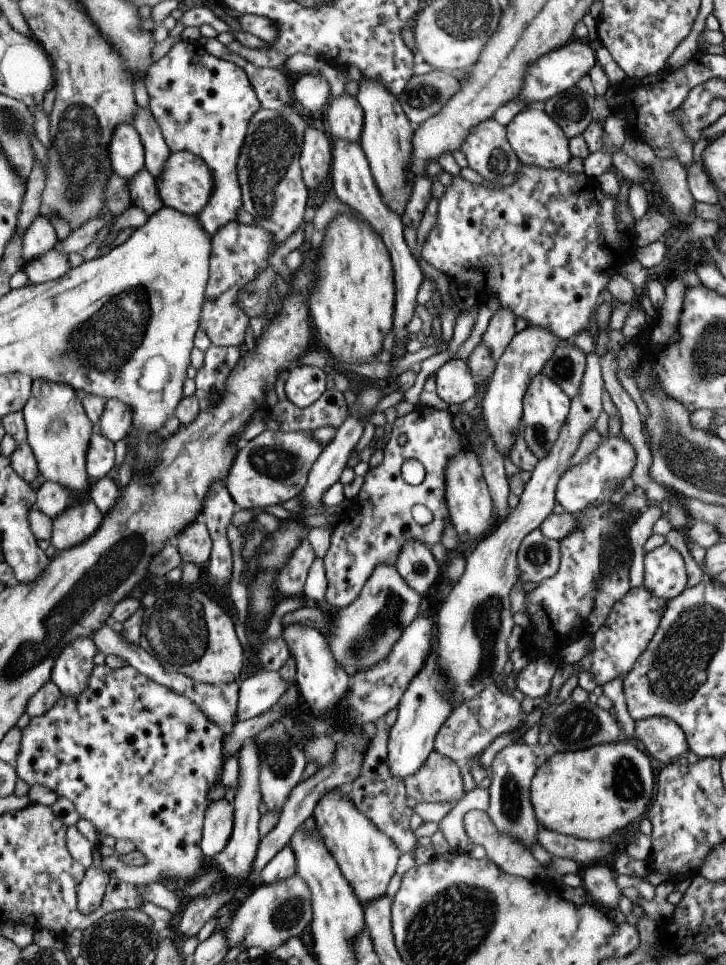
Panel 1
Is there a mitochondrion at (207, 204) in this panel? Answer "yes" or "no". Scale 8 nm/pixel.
no

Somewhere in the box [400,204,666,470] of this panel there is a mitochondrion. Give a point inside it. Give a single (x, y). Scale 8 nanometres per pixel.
(563, 369)

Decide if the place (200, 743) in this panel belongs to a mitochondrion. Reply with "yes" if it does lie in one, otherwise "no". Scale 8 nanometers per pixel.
no

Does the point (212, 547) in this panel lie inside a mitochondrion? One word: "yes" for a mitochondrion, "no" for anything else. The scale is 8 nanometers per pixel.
no

